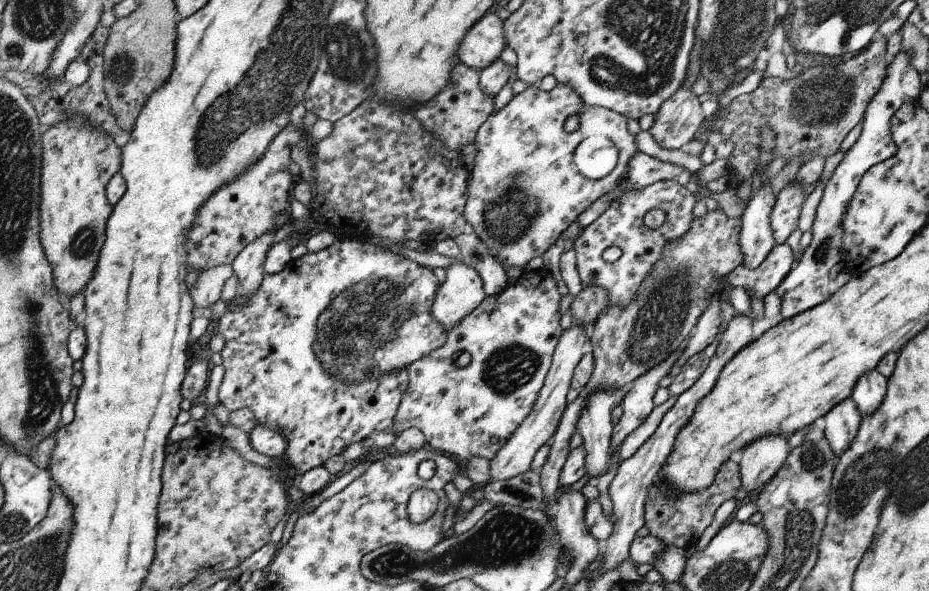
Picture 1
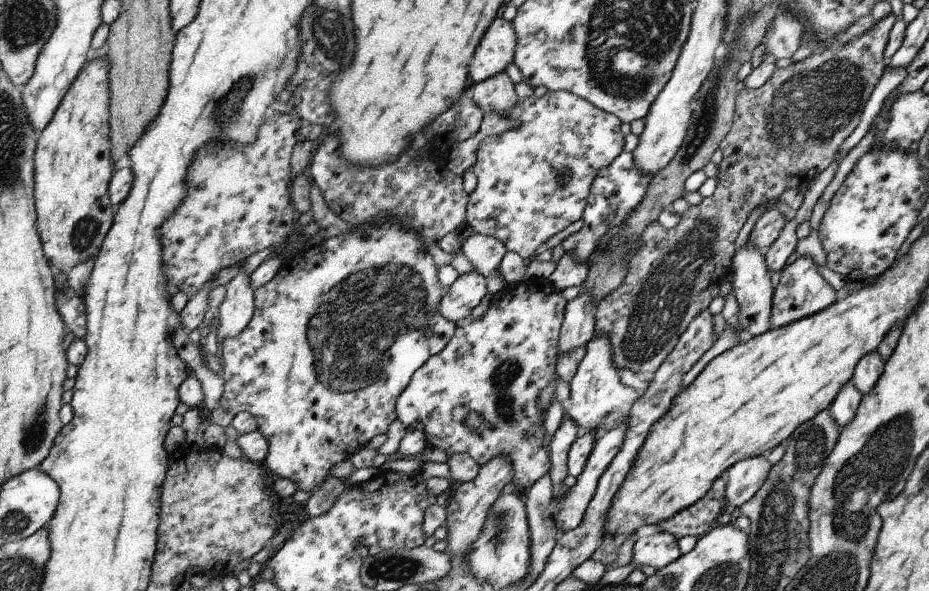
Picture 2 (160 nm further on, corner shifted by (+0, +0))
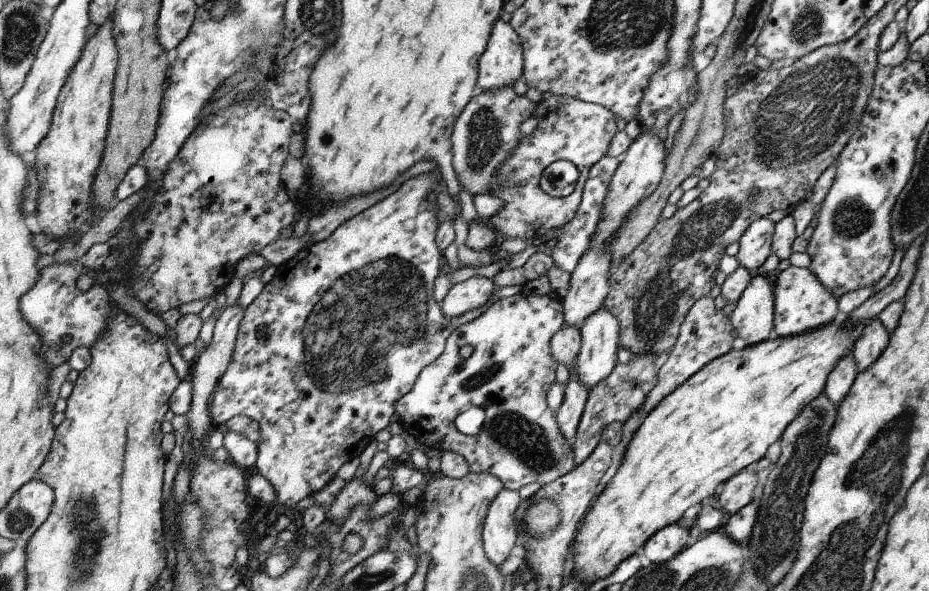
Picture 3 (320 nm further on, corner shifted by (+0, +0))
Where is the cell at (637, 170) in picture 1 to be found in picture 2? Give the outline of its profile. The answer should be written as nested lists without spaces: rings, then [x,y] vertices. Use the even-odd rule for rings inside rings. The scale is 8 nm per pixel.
[[[621,152],[604,170],[600,170],[592,181],[591,191],[583,210],[582,228],[578,232],[568,235],[562,242],[565,253],[571,256],[573,261],[586,263],[589,257],[597,250],[601,240],[618,227],[637,207],[644,198],[647,186],[651,181],[649,175],[644,175],[635,165],[632,153]]]

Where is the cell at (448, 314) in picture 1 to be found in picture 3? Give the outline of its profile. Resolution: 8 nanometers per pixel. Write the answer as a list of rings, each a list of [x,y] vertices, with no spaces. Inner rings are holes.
[[[481,275],[454,284],[441,302],[444,314],[452,320],[464,312],[480,308],[488,302],[492,292],[494,292],[492,279],[482,278]]]

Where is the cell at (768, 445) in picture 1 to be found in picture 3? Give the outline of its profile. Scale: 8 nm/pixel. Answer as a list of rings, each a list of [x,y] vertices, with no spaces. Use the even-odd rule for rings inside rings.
[[[750,468],[742,469],[722,484],[723,489],[718,495],[718,502],[727,517],[736,514],[742,507],[752,502],[757,482],[757,475],[754,469]]]

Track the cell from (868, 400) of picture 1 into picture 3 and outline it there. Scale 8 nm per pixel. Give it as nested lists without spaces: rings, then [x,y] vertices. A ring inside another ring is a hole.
[[[878,317],[866,323],[860,336],[855,340],[852,350],[859,372],[868,368],[884,352],[890,335]]]

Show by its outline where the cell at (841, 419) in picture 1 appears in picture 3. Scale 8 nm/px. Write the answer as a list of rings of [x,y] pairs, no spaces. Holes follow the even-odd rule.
[[[853,353],[844,355],[837,365],[830,371],[825,384],[826,396],[838,406],[845,400],[854,379],[859,372],[859,366],[853,357]]]

